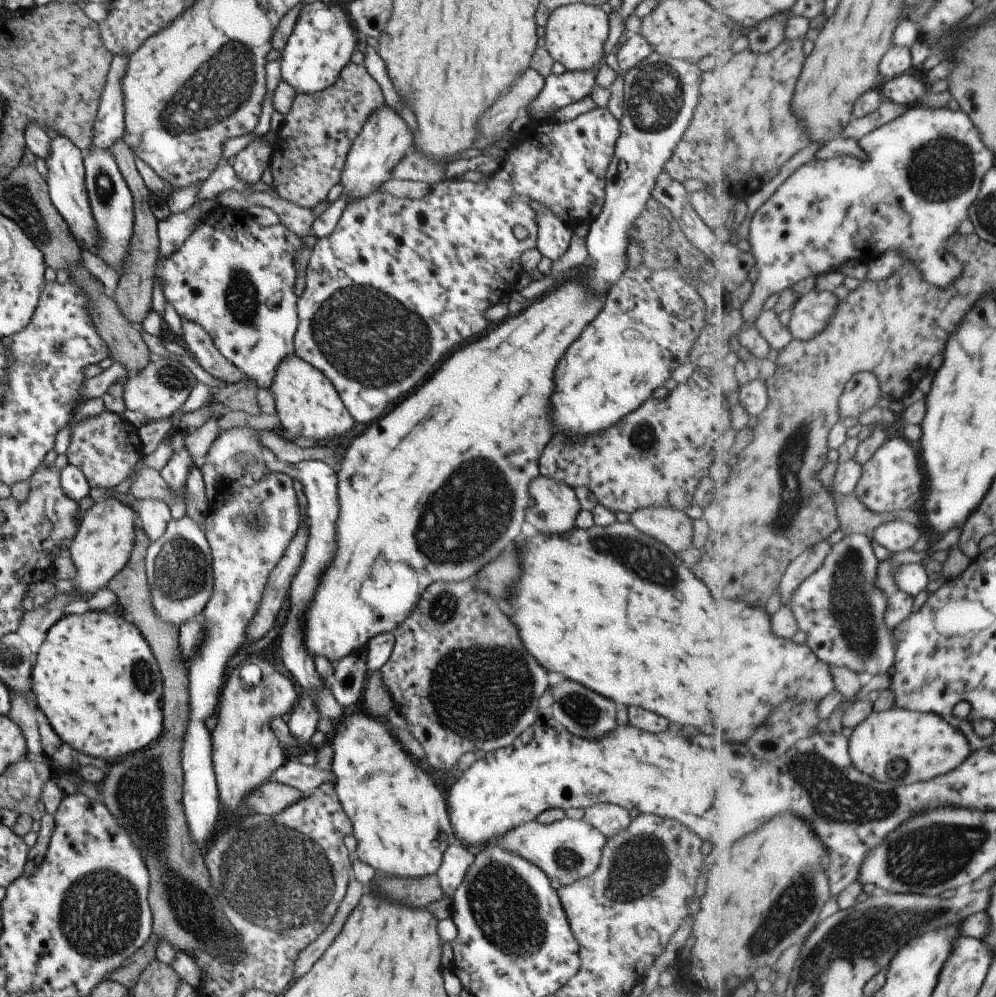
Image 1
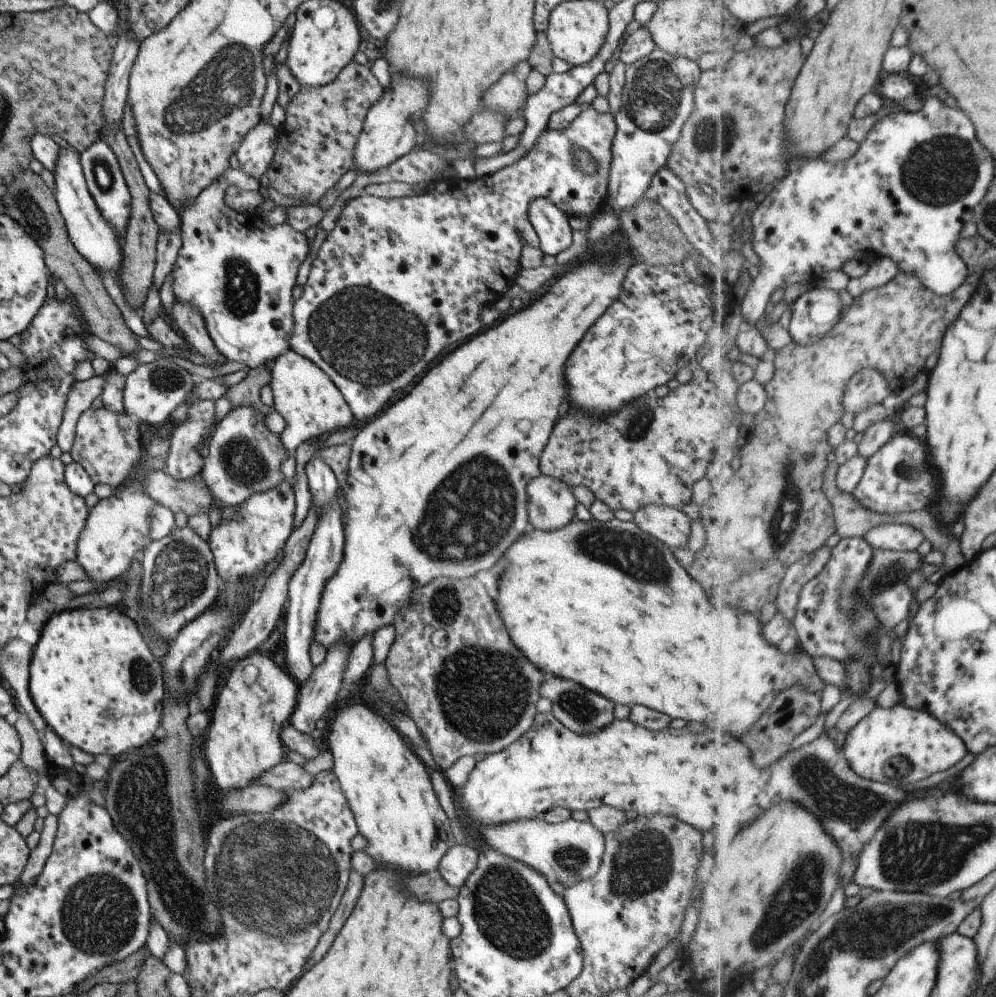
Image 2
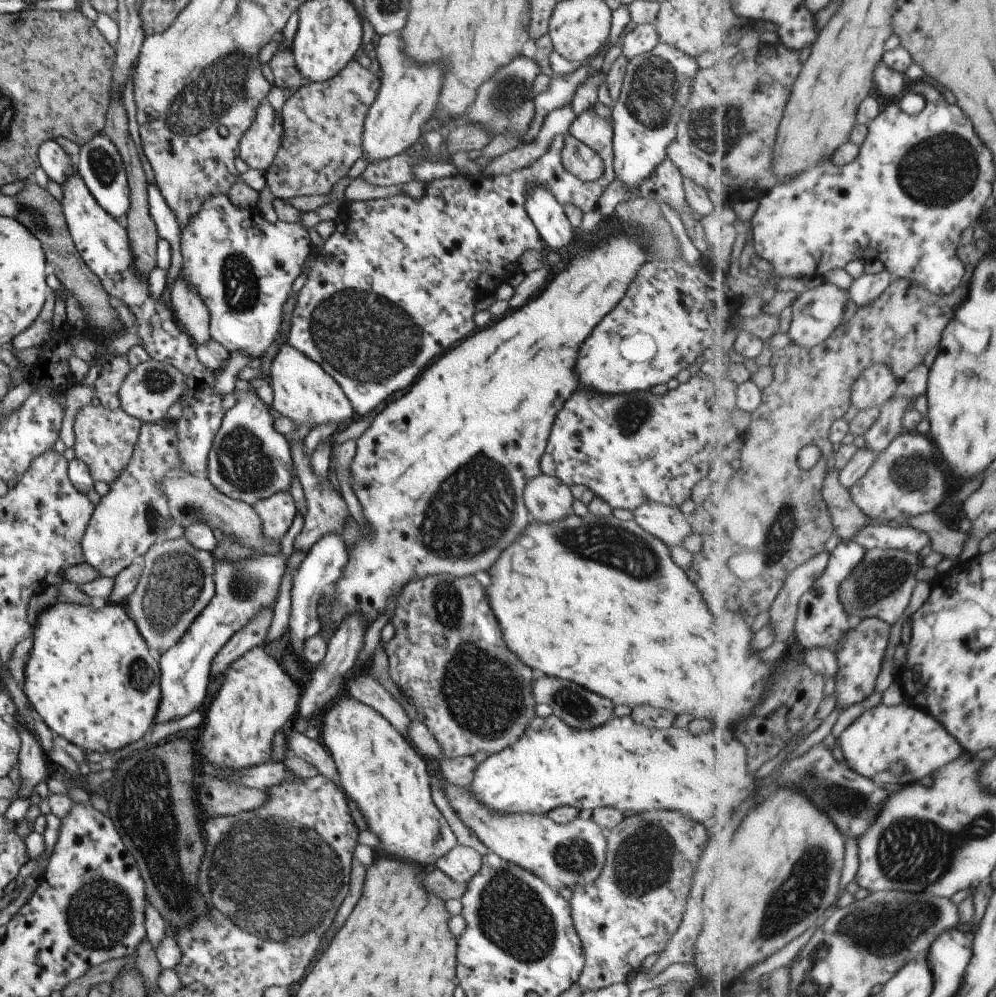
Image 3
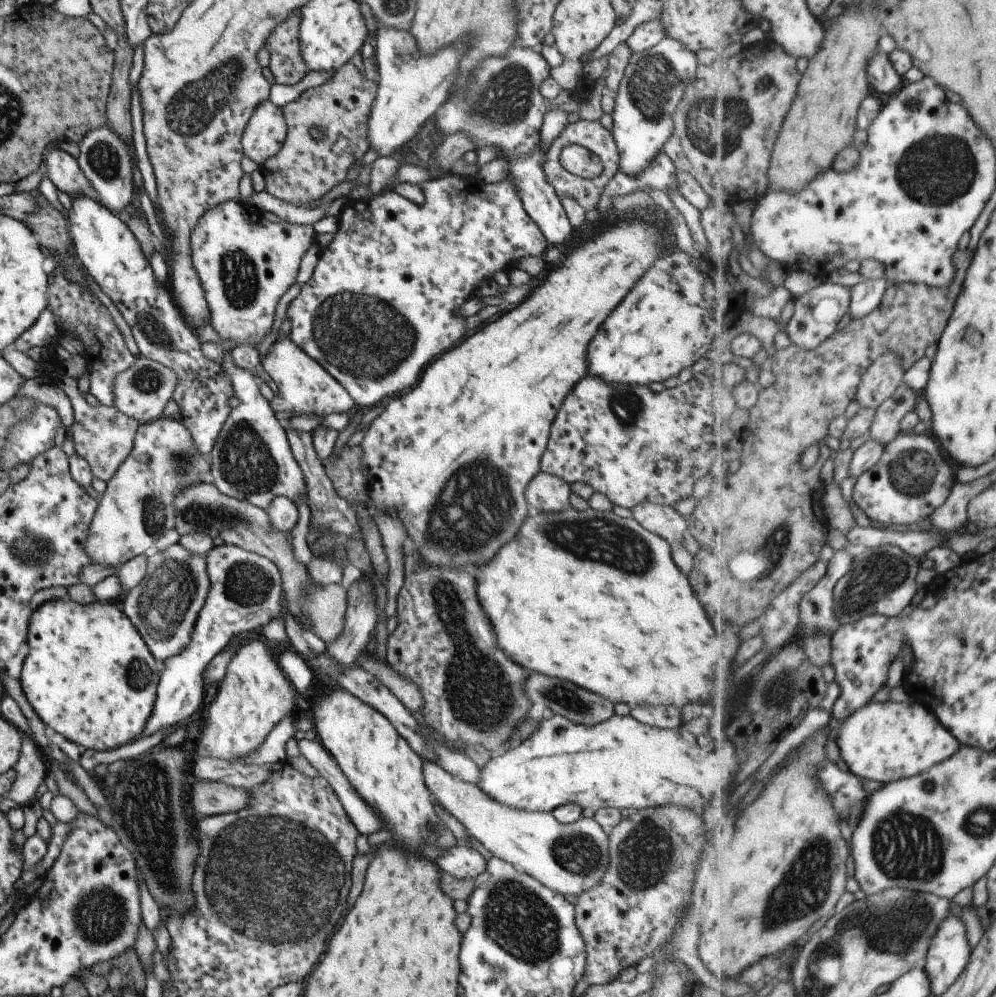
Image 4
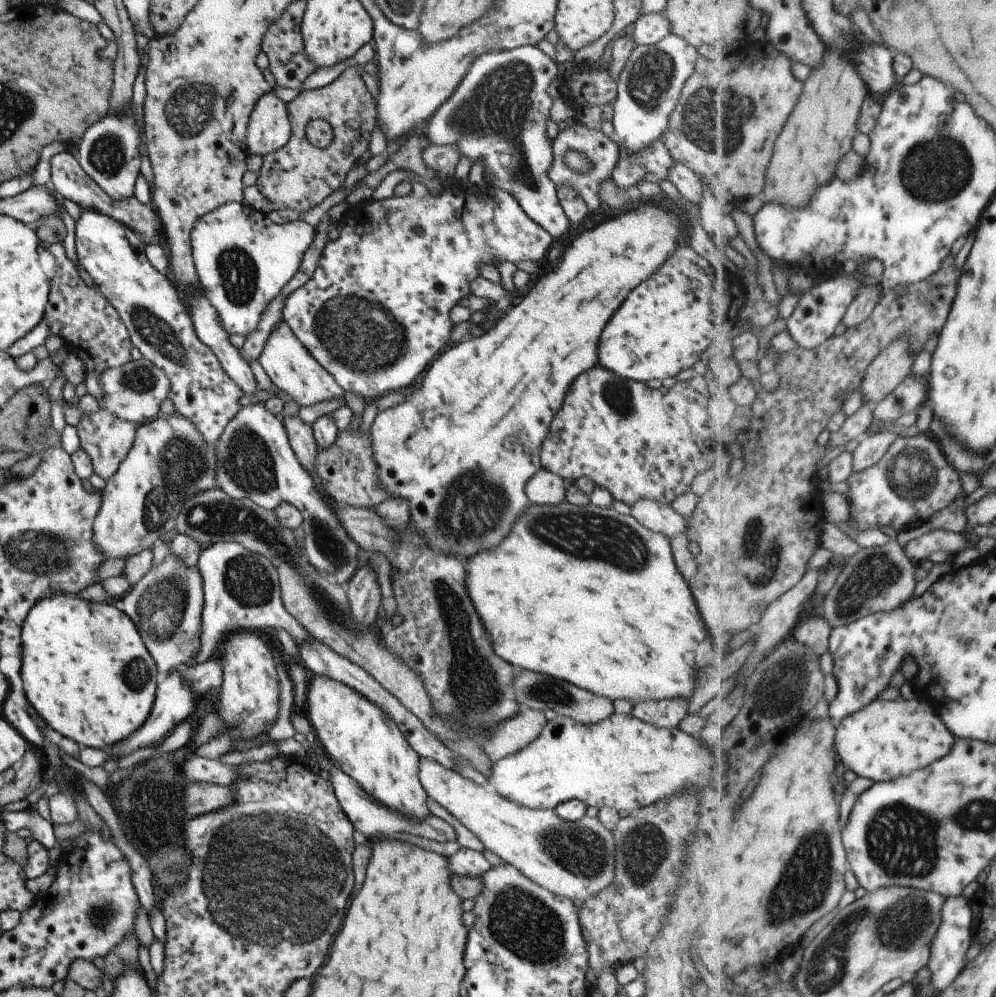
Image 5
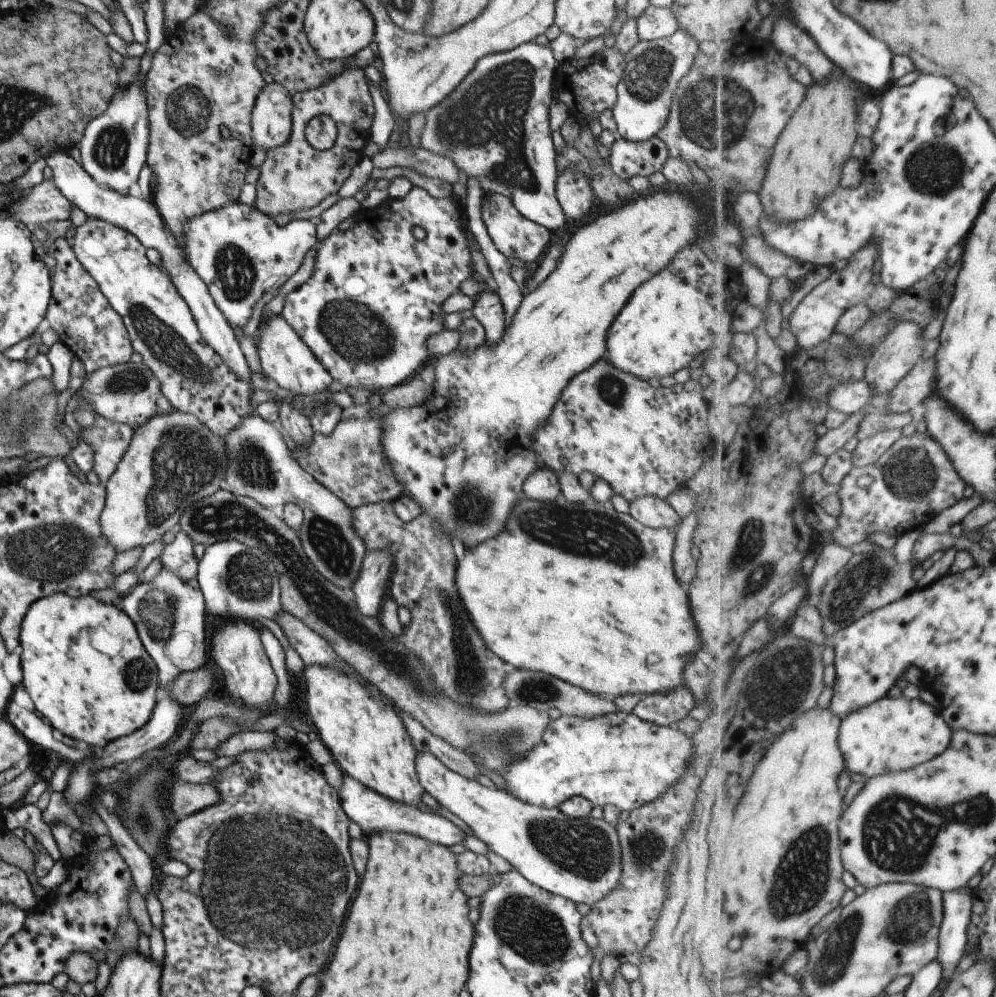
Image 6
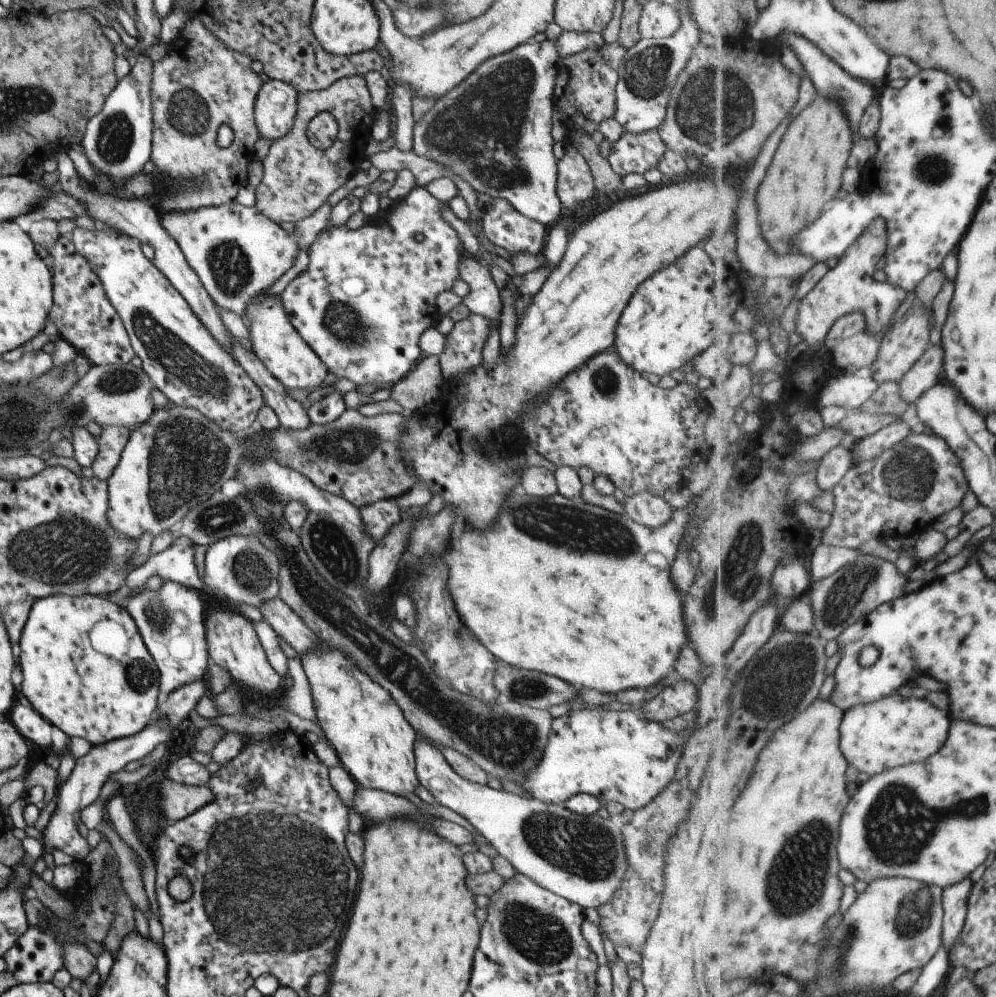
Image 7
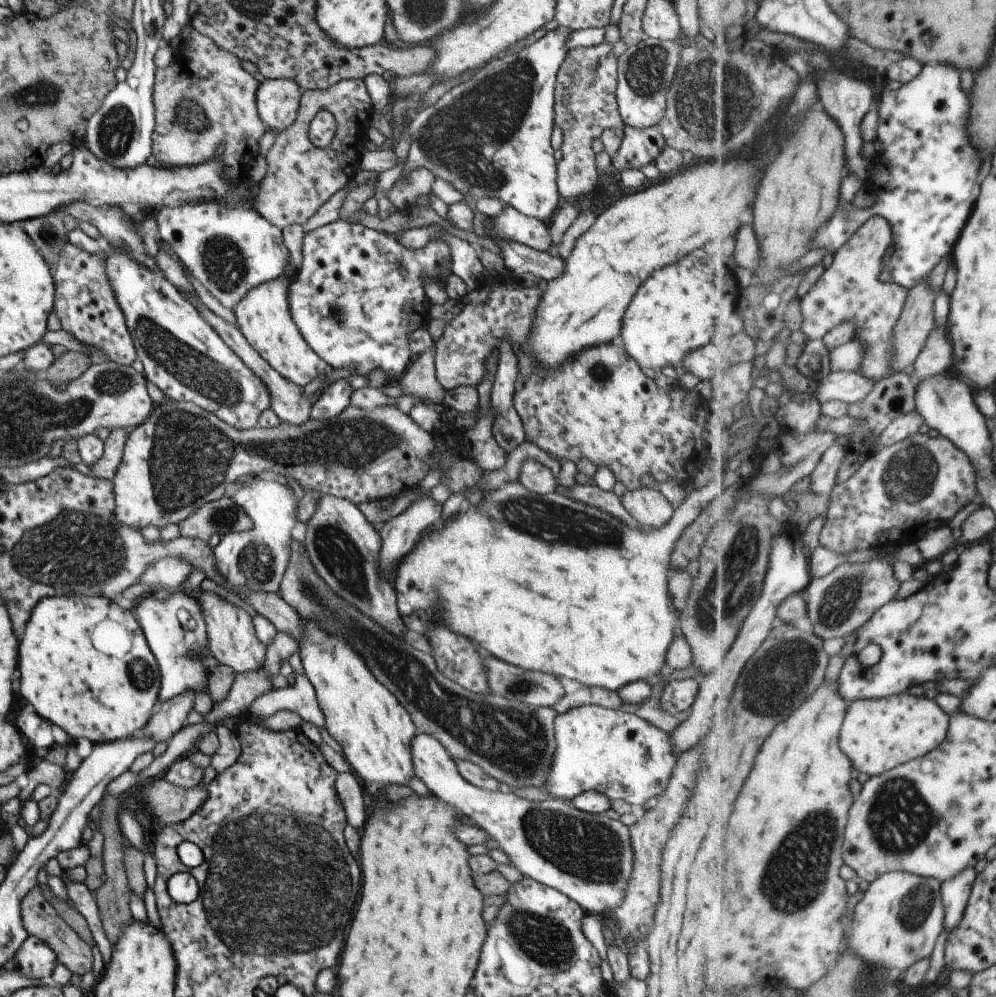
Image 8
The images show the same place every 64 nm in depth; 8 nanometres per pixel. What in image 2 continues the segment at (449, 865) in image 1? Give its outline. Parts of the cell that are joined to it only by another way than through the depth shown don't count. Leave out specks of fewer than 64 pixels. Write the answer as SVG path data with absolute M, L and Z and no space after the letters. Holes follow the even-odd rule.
M455 843L438 862L441 878L455 888L460 887L475 868L478 852L466 845Z

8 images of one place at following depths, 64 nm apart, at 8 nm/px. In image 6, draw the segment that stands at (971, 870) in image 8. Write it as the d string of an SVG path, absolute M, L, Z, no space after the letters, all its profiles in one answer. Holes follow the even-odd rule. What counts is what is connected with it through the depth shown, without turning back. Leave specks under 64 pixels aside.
M965 887L944 893L944 919L937 958L943 965L944 978L955 974L957 964L966 954L967 929L974 908L972 891Z

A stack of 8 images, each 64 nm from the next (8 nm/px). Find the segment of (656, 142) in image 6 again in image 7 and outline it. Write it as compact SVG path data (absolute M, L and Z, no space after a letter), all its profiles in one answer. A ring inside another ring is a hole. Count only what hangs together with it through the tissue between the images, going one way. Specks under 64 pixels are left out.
M656 130L639 134L624 132L617 142L610 146L607 162L617 176L628 172L643 174L649 168L656 168L666 146Z

